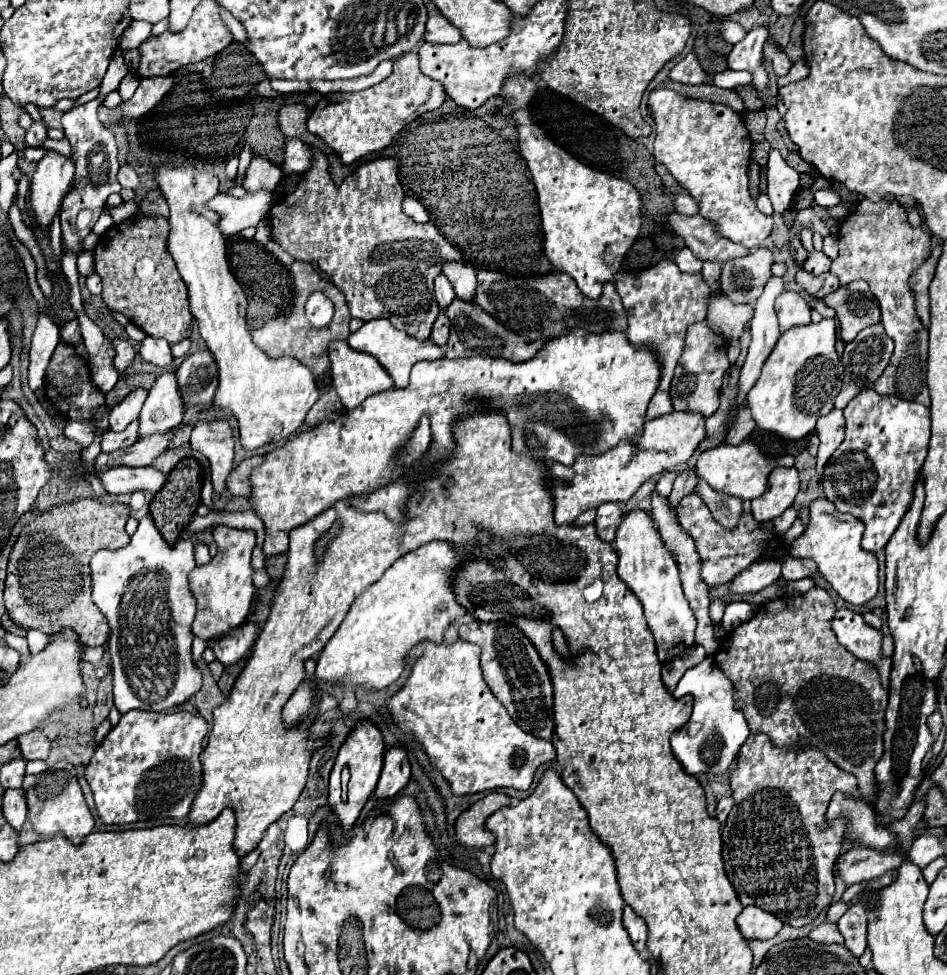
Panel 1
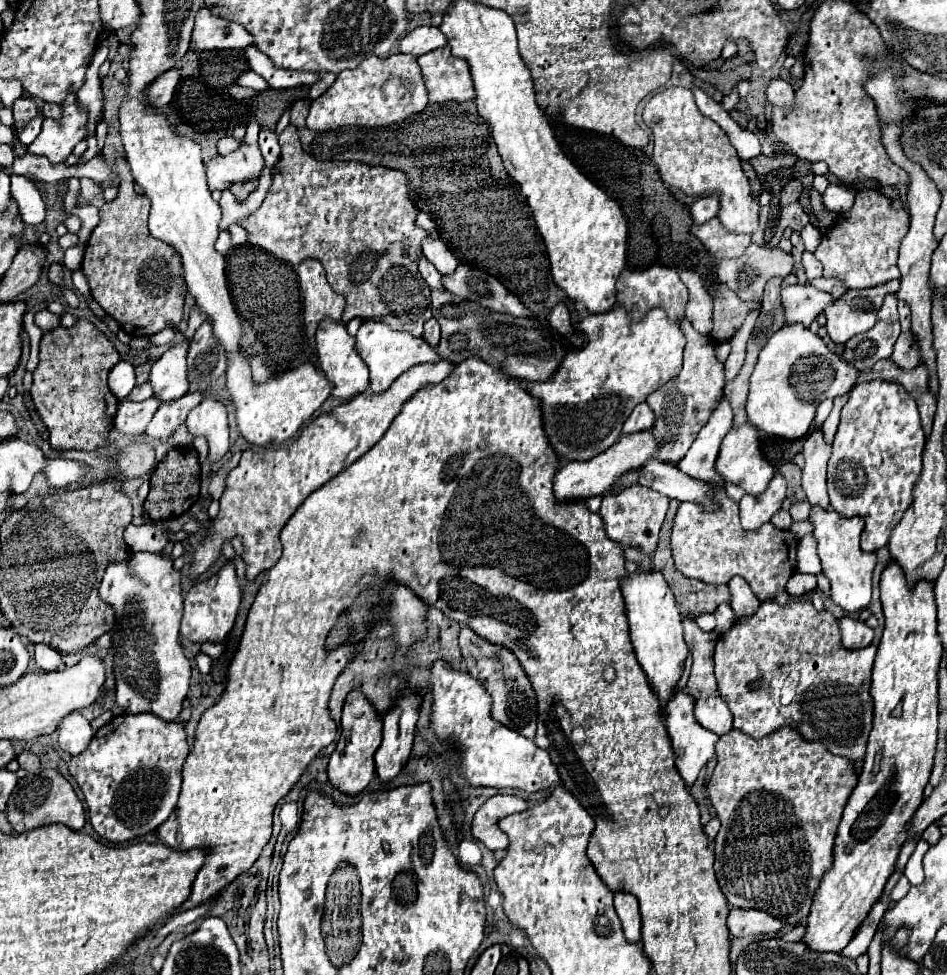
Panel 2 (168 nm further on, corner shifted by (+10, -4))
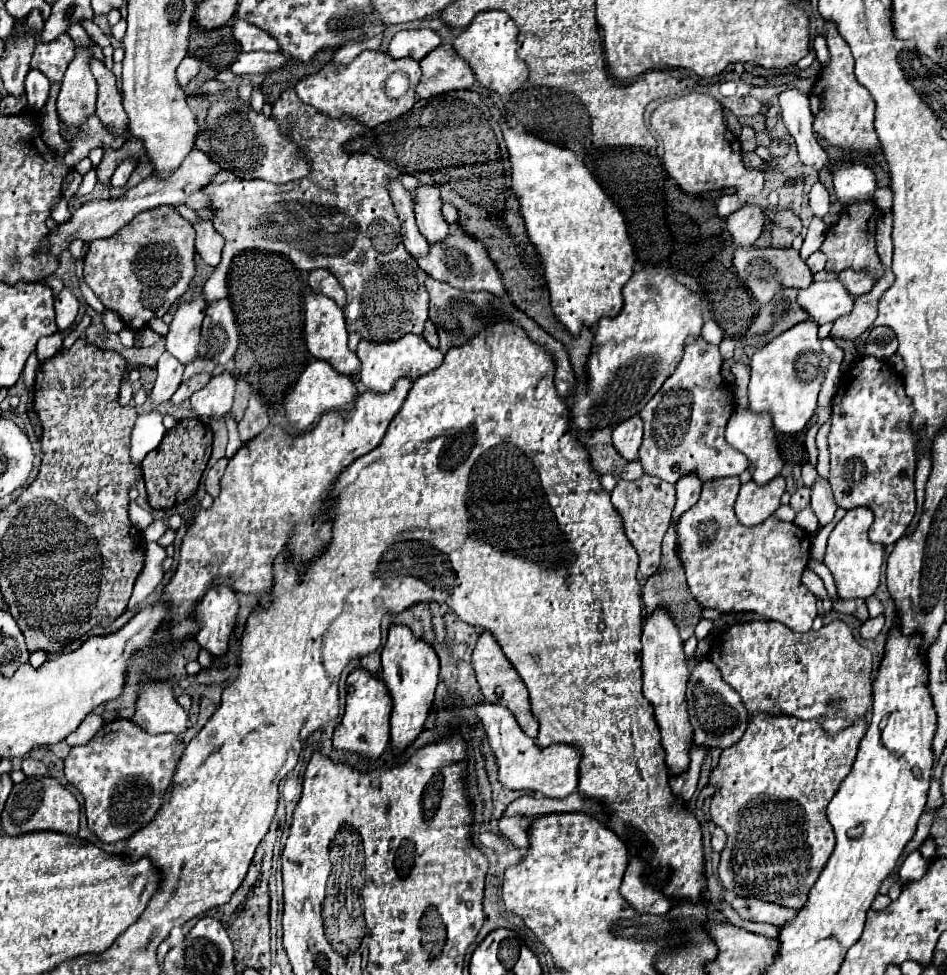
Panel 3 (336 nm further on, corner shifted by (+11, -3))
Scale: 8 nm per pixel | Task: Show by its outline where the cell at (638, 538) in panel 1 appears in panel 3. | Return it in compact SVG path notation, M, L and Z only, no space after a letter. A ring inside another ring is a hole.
M657 608L653 616L643 624L643 694L655 708L655 720L661 730L661 744L665 748L665 764L673 776L679 776L689 768L689 748L693 746L693 728L685 704L685 688L689 682L689 666L683 654L683 642L677 626L663 608Z

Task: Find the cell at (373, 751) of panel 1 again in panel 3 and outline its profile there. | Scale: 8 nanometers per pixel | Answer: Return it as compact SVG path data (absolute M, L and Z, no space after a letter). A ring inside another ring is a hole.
M355 668L347 676L347 700L345 700L345 714L335 728L333 734L333 748L335 750L353 750L357 754L369 756L375 760L385 746L389 744L389 716L393 710L393 702L389 700L389 690L381 684L381 678L373 676L365 668Z

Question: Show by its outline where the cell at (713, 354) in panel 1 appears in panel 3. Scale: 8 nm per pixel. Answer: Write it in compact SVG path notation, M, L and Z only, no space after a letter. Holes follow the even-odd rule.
M689 338L689 344L677 370L665 380L661 390L639 412L645 422L645 436L639 450L639 458L647 474L653 474L671 484L675 484L685 474L695 474L699 476L699 480L709 482L721 476L739 476L747 468L747 456L735 452L735 448L731 448L725 440L725 426L729 422L729 416L733 414L735 396L721 376L721 364L723 358L717 346L711 346L703 338Z

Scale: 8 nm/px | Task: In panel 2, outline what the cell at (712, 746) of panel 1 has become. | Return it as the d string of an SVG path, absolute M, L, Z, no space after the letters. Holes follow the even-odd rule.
M678 689L666 703L664 719L666 719L666 729L672 739L672 747L674 747L674 755L676 755L676 769L678 769L680 777L686 781L686 787L690 787L696 781L700 769L716 755L716 743L720 737L714 731L698 725L698 721L694 717L694 697L684 693L682 689Z

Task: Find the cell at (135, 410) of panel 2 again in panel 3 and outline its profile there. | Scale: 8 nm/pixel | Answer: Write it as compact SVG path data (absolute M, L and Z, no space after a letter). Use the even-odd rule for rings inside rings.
M165 352L157 362L157 382L149 396L157 404L169 400L183 380L183 370L185 370L185 366L181 362L177 362L171 354Z

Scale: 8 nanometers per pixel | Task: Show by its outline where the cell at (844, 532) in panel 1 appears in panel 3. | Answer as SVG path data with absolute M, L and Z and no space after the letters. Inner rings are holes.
M853 508L843 516L843 520L837 522L837 526L833 528L833 532L829 536L827 554L825 554L823 564L831 570L835 584L837 584L837 592L843 600L851 600L851 598L865 600L879 586L885 548L881 544L873 544L869 540L871 524L873 524L873 512L869 512L869 508Z

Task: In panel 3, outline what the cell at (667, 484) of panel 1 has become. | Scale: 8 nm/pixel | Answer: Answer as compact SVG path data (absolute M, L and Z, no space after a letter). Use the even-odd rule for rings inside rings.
M643 474L641 480L633 480L633 482L621 480L611 492L611 502L623 518L627 538L639 552L639 576L641 578L653 576L661 562L661 542L669 528L671 512L675 506L675 486L669 482L657 480L655 476Z

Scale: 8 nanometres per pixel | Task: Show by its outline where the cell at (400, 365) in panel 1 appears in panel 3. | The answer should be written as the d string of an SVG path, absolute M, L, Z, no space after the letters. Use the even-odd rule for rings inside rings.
M409 334L409 336L403 336L401 340L387 342L387 344L375 344L375 342L361 340L357 356L361 360L359 378L373 392L389 392L389 390L393 390L393 386L395 386L395 382L399 378L417 380L419 376L435 370L445 358L445 354L439 348L431 348L423 340L423 336L419 336L419 334Z

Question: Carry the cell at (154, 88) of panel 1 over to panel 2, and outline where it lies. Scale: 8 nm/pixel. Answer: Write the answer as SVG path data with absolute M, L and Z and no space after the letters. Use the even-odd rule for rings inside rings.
M170 69L166 73L162 73L156 81L152 81L146 89L146 99L148 99L148 105L150 107L164 107L170 103L172 95L174 95L174 89L180 81L180 71L178 69Z

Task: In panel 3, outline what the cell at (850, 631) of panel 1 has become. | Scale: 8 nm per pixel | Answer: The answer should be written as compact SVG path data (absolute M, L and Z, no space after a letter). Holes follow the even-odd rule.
M883 616L869 618L867 622L861 624L861 638L865 638L865 640L873 640L873 638L883 630L883 624L885 624L885 618L883 618Z

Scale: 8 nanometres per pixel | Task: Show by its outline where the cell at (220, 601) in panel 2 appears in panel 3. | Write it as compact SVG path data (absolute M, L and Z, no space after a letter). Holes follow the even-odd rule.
M215 586L213 592L207 592L195 610L197 622L201 626L195 638L201 648L205 648L211 656L227 654L231 634L237 626L237 614L239 602L231 588Z

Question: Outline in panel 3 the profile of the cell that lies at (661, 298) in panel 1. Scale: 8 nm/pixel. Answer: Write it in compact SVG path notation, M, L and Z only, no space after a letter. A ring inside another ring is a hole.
M639 416L627 418L625 422L621 422L613 430L613 446L629 462L639 460L637 452L639 452L639 446L641 446L641 438L643 438L643 424L641 424Z

